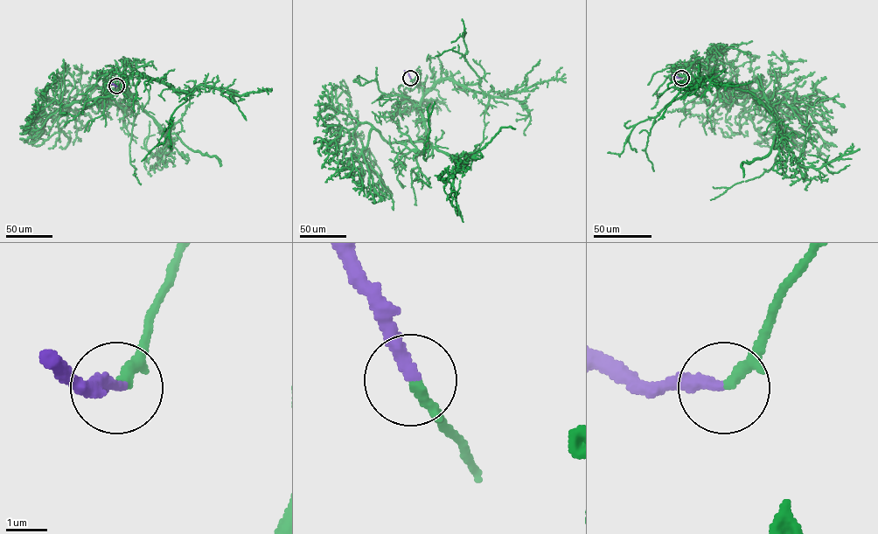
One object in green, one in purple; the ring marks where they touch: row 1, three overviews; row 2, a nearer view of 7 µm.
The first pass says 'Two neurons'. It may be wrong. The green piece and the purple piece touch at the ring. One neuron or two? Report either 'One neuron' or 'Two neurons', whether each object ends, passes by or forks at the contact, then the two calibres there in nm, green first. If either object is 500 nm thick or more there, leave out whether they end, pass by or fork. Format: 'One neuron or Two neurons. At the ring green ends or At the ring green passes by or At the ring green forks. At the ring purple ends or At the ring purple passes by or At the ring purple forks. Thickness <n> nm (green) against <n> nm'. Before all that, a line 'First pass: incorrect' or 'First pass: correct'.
First pass: incorrect
One neuron. At the ring green ends. At the ring purple ends. Thickness 280 nm (green) against 320 nm

